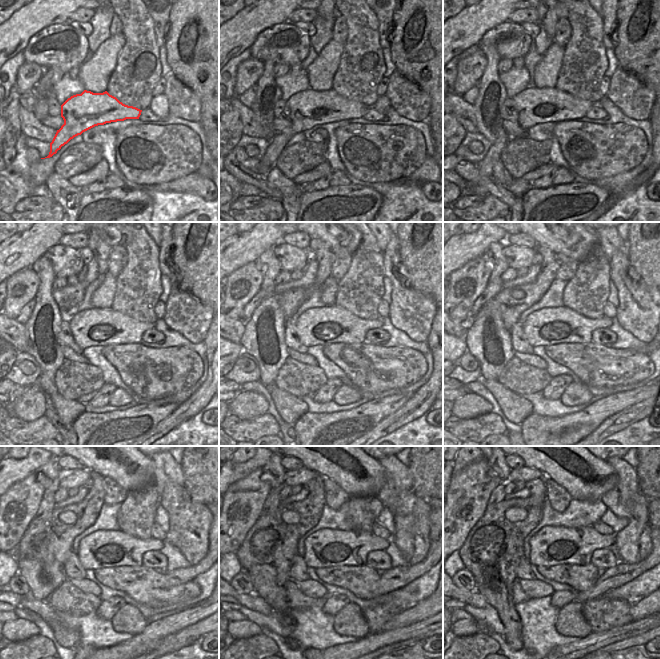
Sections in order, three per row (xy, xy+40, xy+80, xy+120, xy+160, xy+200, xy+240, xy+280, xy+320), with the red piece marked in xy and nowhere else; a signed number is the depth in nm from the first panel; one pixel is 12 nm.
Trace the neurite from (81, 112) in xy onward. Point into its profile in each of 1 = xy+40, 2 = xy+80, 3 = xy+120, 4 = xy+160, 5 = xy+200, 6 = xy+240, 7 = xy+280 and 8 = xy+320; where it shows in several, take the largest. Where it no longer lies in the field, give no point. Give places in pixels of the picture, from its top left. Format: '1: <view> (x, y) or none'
1: xy+40 (309, 108)
2: xy+80 (548, 104)
3: xy+120 (93, 327)
4: xy+160 (322, 326)
5: xy+200 (549, 326)
6: xy+240 (103, 548)
7: xy+280 (325, 548)
8: xy+320 (553, 545)

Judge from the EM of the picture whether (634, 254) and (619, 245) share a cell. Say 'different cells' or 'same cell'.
different cells

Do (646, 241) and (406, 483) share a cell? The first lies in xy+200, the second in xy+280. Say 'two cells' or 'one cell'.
two cells

